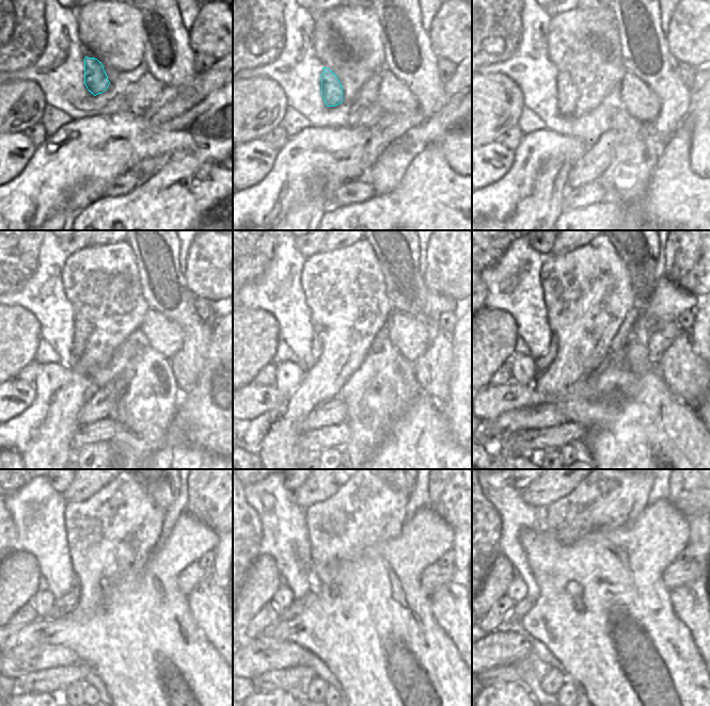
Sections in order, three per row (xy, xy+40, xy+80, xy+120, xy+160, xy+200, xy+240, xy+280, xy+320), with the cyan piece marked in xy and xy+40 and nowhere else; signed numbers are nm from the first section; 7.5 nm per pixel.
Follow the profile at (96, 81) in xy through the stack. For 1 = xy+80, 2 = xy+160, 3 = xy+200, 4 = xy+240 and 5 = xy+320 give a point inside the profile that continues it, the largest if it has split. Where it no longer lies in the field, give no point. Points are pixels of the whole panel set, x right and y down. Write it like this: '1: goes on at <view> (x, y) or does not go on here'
1: goes on at xy+80 (566, 91)
2: goes on at xy+160 (317, 346)
3: goes on at xy+200 (541, 365)
4: goes on at xy+240 (62, 607)
5: goes on at xy+320 (515, 616)

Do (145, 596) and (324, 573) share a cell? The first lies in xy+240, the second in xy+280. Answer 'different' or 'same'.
same

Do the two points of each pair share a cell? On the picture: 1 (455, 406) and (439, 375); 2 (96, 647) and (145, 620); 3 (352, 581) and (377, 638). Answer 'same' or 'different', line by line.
1: different
2: same
3: same

